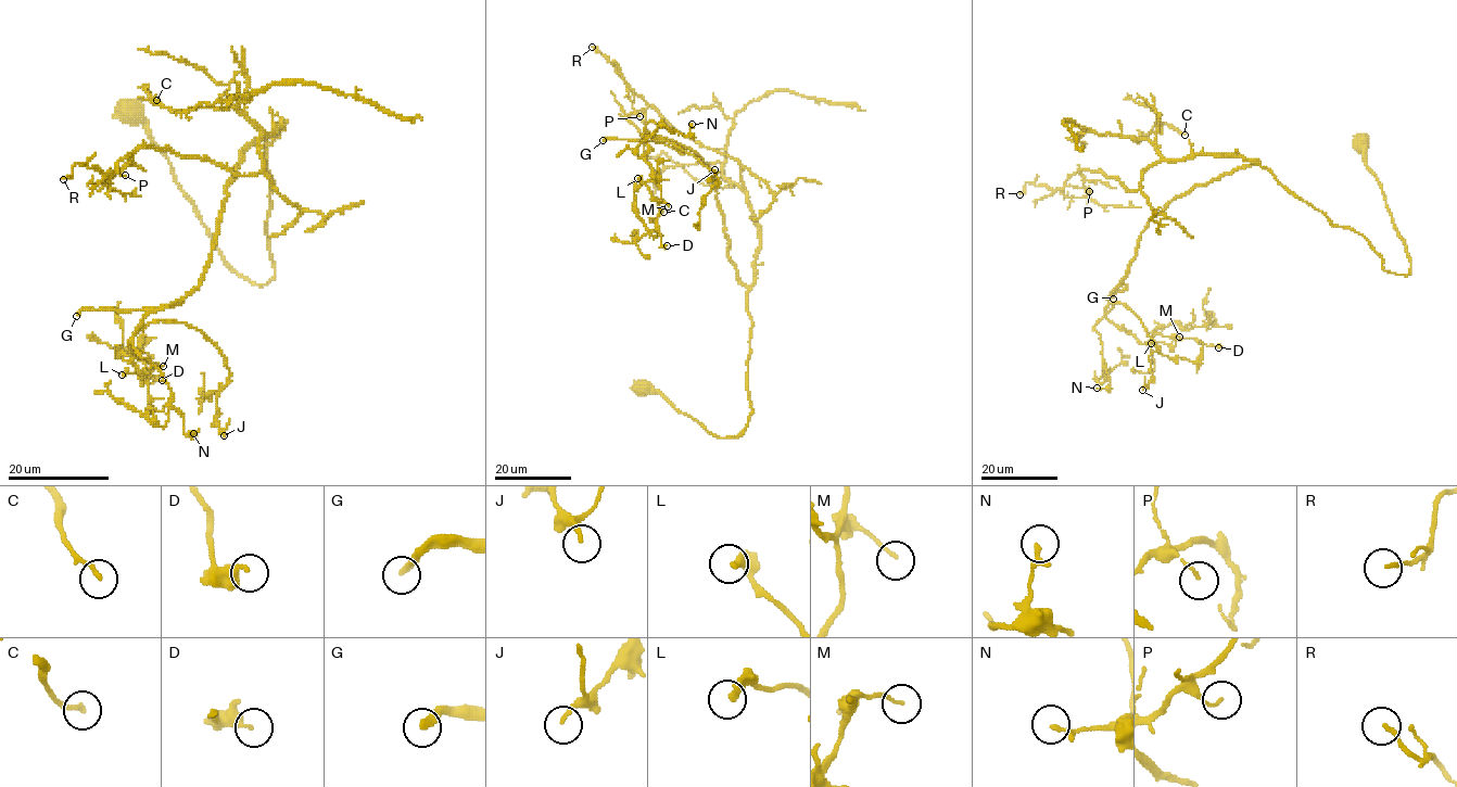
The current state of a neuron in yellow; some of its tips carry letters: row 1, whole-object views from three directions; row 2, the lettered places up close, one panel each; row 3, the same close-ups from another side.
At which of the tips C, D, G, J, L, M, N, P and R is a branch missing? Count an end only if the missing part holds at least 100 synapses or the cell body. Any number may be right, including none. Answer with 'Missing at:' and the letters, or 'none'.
Missing at: G

